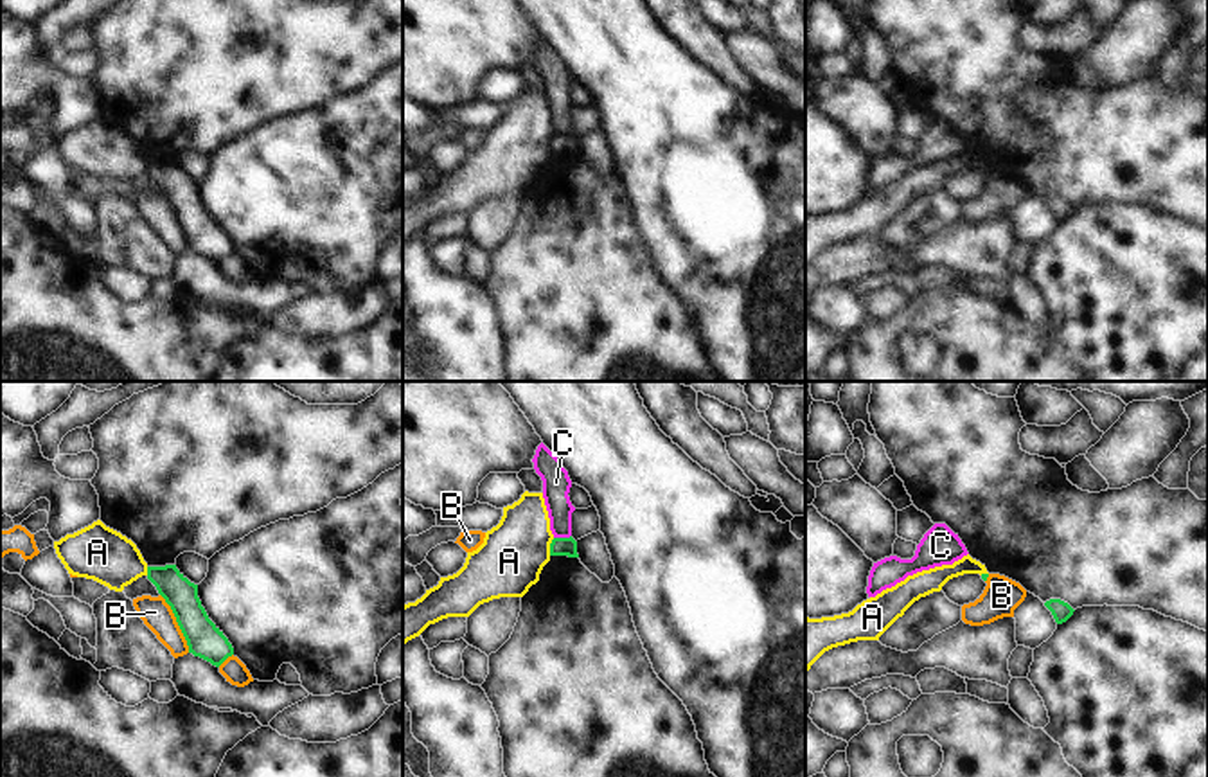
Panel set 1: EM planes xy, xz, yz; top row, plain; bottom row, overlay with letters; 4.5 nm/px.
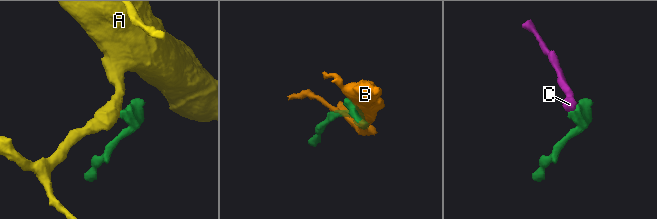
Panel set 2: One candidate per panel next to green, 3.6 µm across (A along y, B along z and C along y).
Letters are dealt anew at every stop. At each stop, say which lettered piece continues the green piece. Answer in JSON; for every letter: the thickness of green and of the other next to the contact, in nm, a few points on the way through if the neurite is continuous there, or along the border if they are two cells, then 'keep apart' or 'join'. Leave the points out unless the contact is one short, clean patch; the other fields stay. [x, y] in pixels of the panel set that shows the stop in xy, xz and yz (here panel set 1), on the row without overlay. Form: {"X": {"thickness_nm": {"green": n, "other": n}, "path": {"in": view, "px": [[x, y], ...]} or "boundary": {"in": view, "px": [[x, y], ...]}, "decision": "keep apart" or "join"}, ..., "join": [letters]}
{"A": {"thickness_nm": {"green": 80, "other": 300}, "decision": "keep apart"}, "B": {"thickness_nm": {"green": 160, "other": 140}, "decision": "keep apart"}, "C": {"thickness_nm": {"green": 80, "other": 130}, "boundary": {"in": "xz", "px": [[570, 132], [554, 135]]}, "decision": "keep apart"}, "join": []}

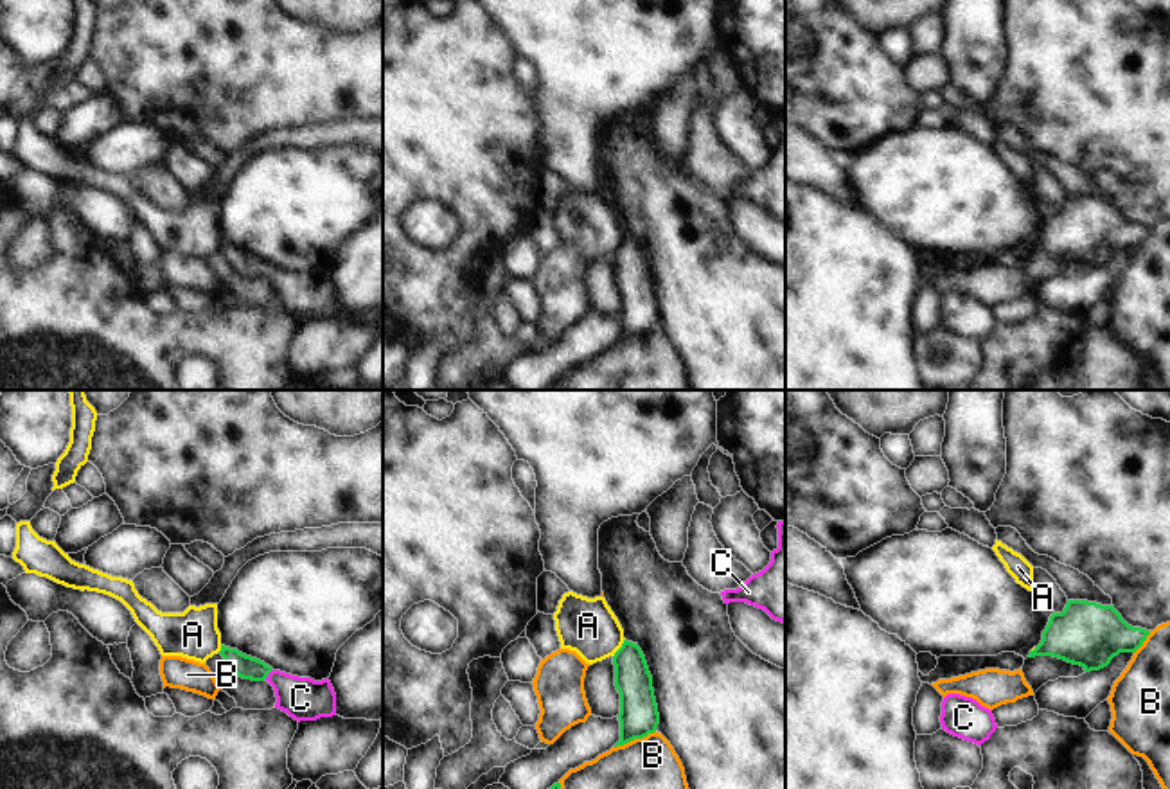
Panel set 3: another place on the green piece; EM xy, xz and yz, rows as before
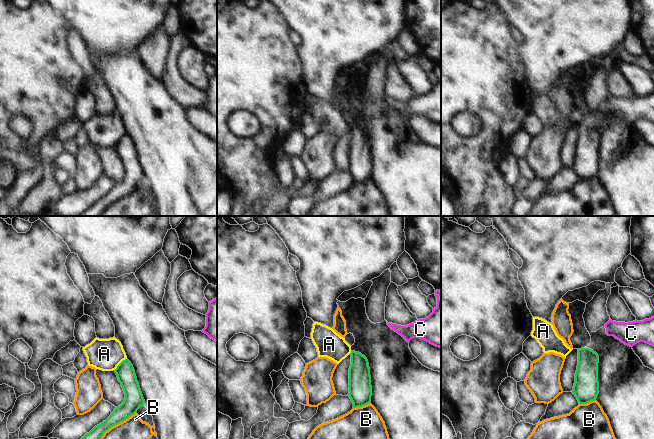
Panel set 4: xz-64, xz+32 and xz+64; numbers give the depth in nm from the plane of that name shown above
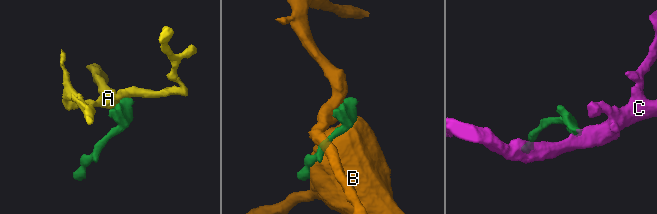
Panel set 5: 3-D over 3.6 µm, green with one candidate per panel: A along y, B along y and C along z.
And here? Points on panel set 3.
{"A": {"thickness_nm": {"green": 160, "other": 260}, "boundary": {"in": "xz", "px": [[624, 236], [613, 254]]}, "decision": "keep apart"}, "B": {"thickness_nm": {"green": 180, "other": 440}, "decision": "keep apart"}, "C": {"thickness_nm": {"green": 110, "other": 190}, "path": {"in": "xy", "px": [[247, 265], [268, 270], [301, 295]]}, "decision": "join"}, "join": ["C"]}

